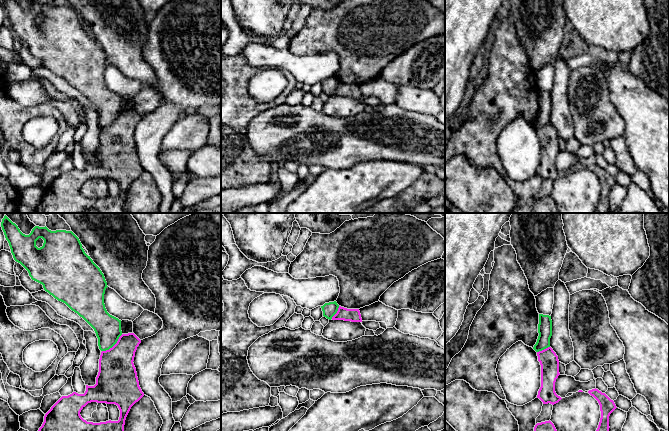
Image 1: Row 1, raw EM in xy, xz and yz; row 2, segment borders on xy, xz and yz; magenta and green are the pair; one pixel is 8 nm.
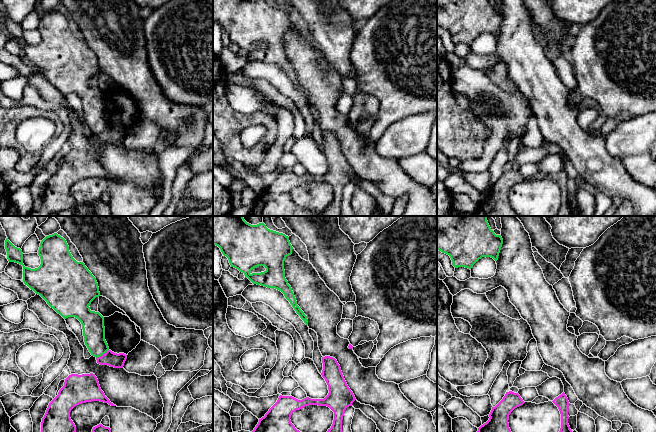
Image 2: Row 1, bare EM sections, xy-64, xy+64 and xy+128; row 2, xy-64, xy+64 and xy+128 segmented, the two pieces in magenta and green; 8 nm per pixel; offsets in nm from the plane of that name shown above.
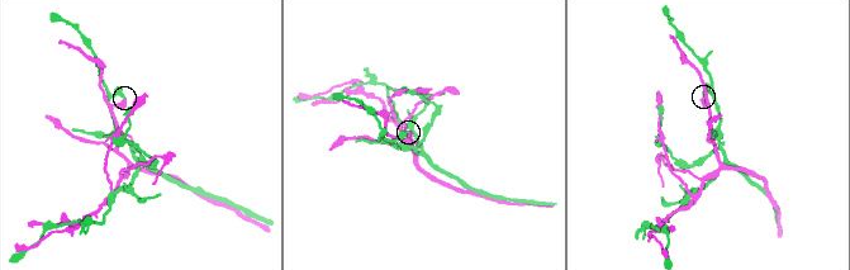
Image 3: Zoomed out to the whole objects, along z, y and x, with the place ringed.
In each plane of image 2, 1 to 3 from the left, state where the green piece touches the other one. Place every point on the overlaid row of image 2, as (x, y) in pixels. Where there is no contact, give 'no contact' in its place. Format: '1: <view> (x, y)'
1: xy-64 (103, 354)
2: no contact
3: no contact

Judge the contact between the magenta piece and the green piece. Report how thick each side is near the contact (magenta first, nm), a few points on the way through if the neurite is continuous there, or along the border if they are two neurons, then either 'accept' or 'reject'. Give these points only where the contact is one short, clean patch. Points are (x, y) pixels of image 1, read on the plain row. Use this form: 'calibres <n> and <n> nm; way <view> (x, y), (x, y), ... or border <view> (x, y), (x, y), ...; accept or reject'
calibres 320 and 200 nm; border xy (122, 110), (111, 123), (102, 127); reject

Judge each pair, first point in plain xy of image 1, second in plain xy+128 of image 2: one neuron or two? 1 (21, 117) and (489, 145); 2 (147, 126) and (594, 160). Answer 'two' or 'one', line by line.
1: two
2: two

